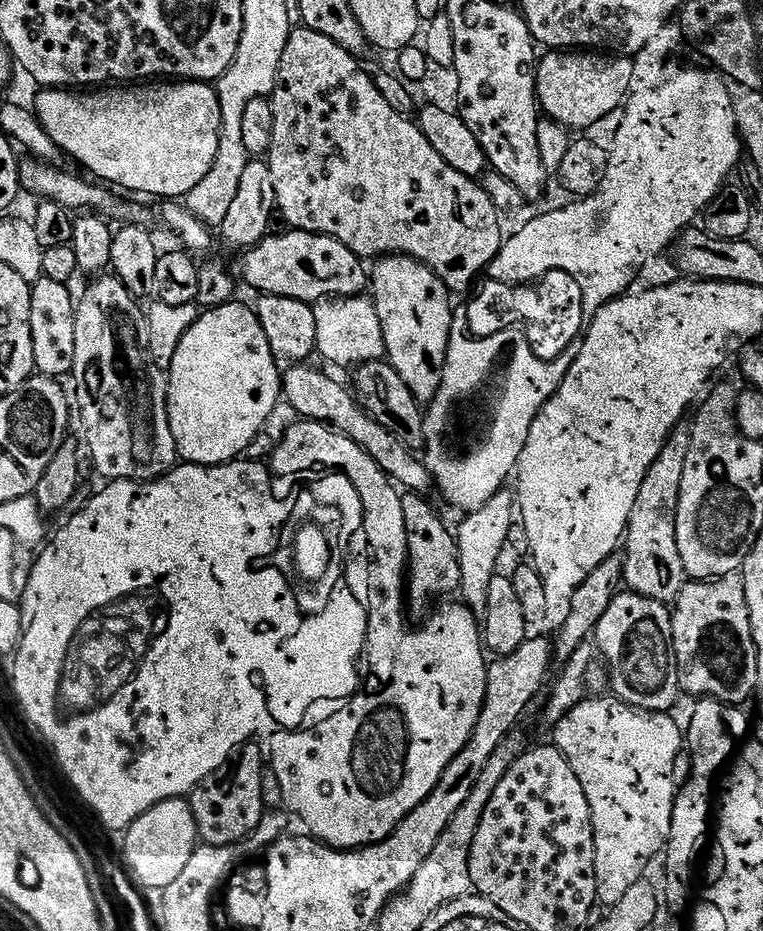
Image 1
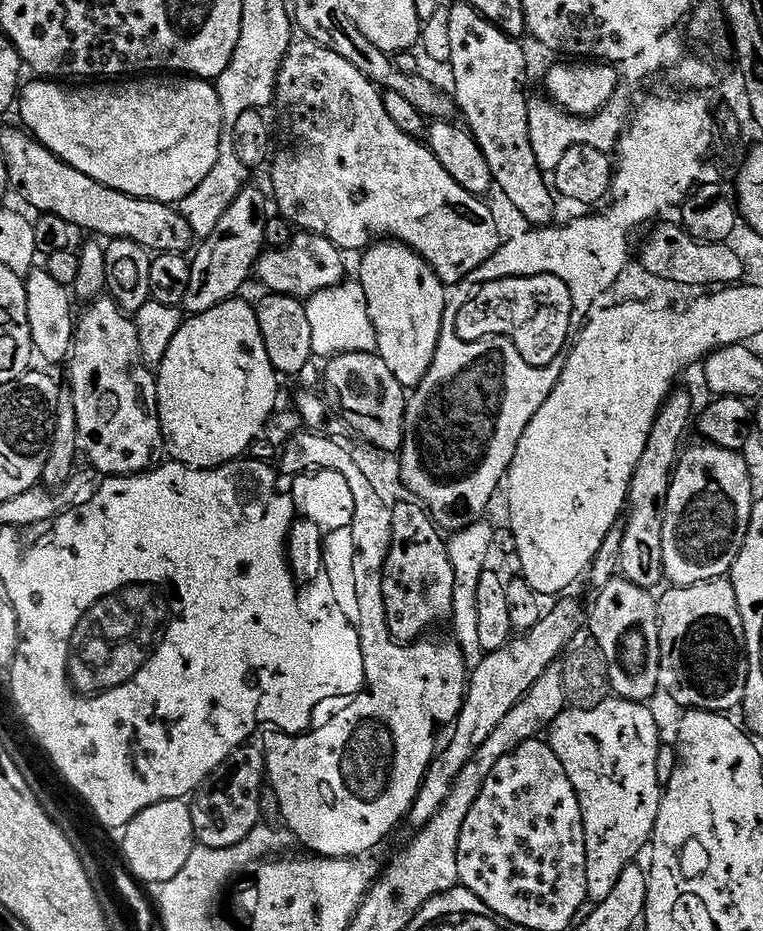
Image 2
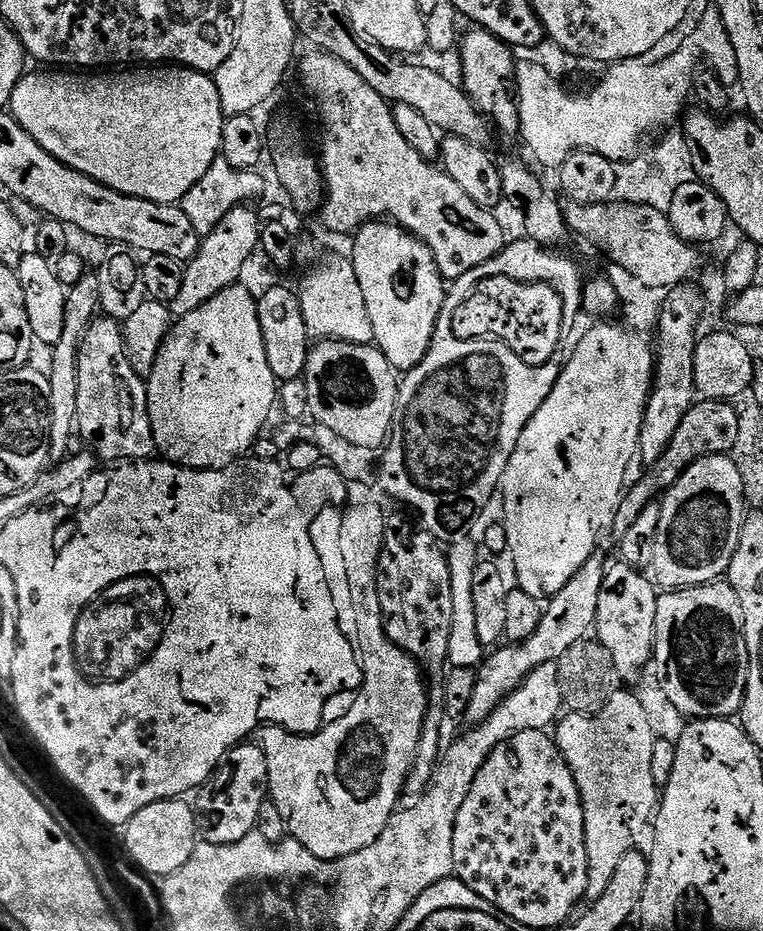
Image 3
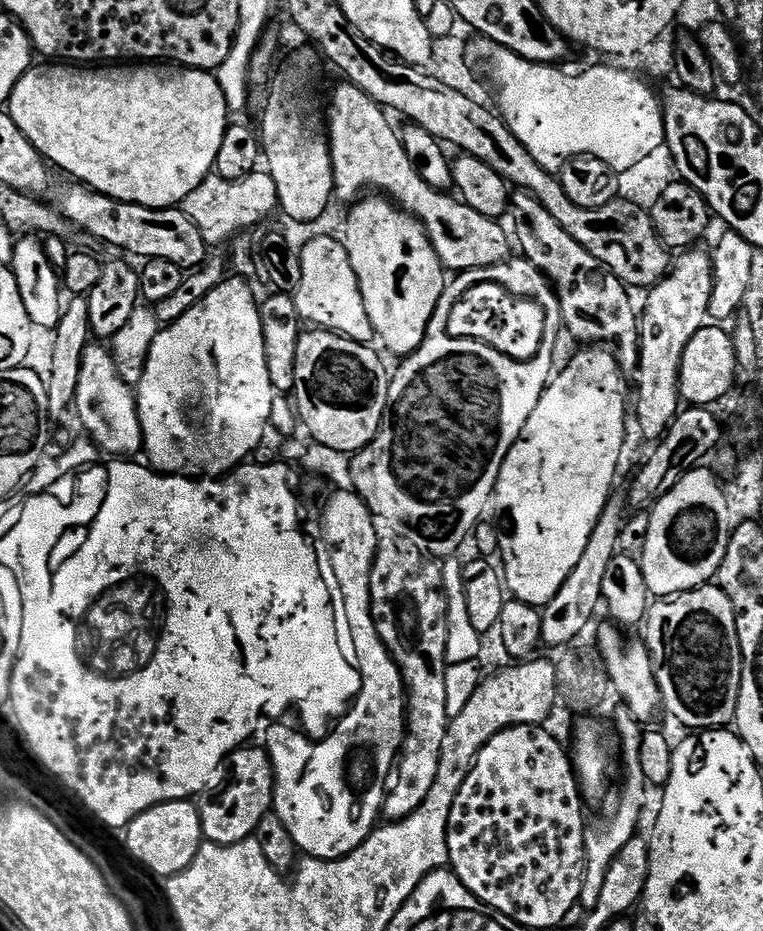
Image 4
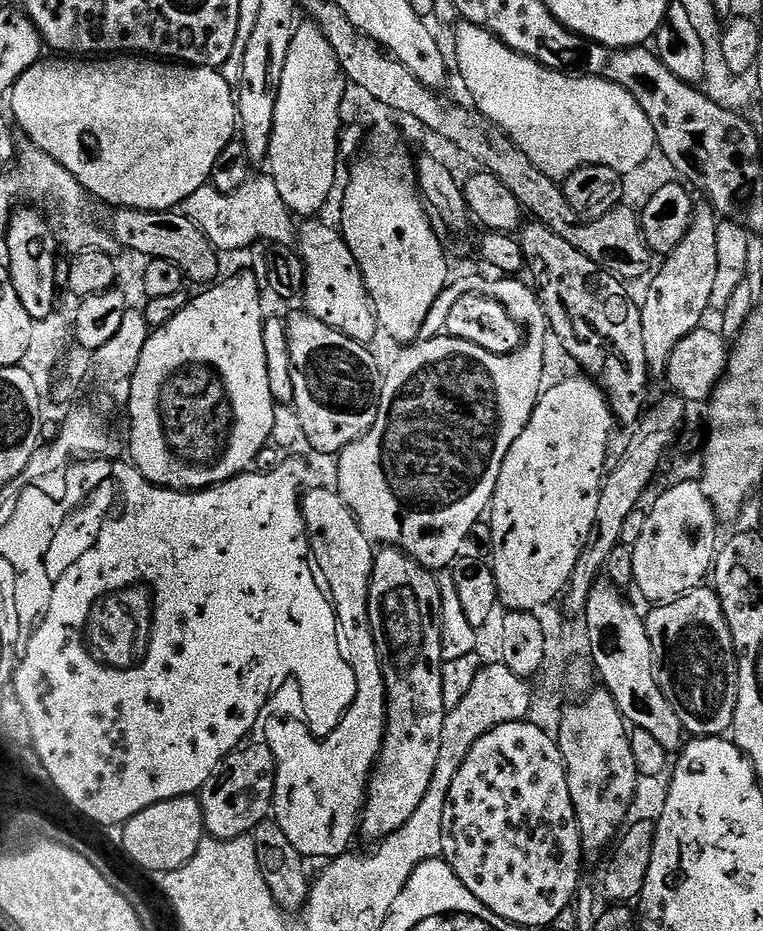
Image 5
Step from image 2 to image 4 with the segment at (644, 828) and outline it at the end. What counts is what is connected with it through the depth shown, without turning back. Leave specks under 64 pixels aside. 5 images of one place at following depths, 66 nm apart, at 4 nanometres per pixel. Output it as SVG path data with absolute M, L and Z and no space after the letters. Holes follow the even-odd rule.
M620 710L616 716L616 732L620 735L618 748L624 751L624 772L628 777L624 780L624 793L620 796L620 805L613 816L600 820L597 824L589 823L584 830L584 885L580 895L580 905L587 910L595 908L598 898L602 894L602 882L606 882L606 870L610 870L610 862L638 834L636 828L640 824L640 815L644 812L644 788L646 781L639 761L639 748L642 735L641 721L635 720L627 710Z

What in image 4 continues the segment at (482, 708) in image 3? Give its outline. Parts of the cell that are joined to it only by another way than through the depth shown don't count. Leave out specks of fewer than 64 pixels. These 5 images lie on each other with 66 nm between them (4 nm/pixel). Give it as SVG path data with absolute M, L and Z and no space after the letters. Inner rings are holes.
M613 498L602 510L598 522L594 526L594 534L590 534L590 542L586 542L586 550L582 550L582 558L578 558L578 566L570 570L570 578L558 590L558 594L542 609L543 643L551 647L571 645L575 636L584 632L584 627L592 620L592 615L602 604L602 578L606 578L606 566L618 554L620 535L626 523L626 504L623 499Z

